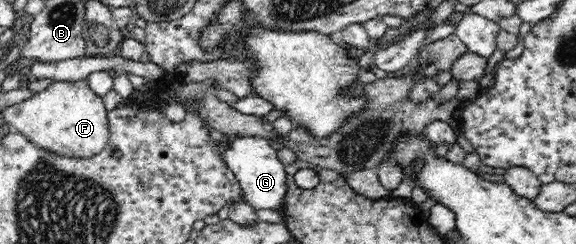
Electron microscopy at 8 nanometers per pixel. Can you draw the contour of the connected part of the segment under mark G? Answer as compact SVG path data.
M229 134L228 143L224 141L215 141L217 152L221 152L221 160L225 162L226 167L228 167L234 176L238 179L239 185L241 186L241 197L239 201L245 201L251 204L256 210L270 210L279 209L282 211L282 216L284 217L284 197L287 193L286 186L286 168L283 167L281 161L277 157L277 150L271 148L267 143L267 139L259 136L237 136L235 134Z

